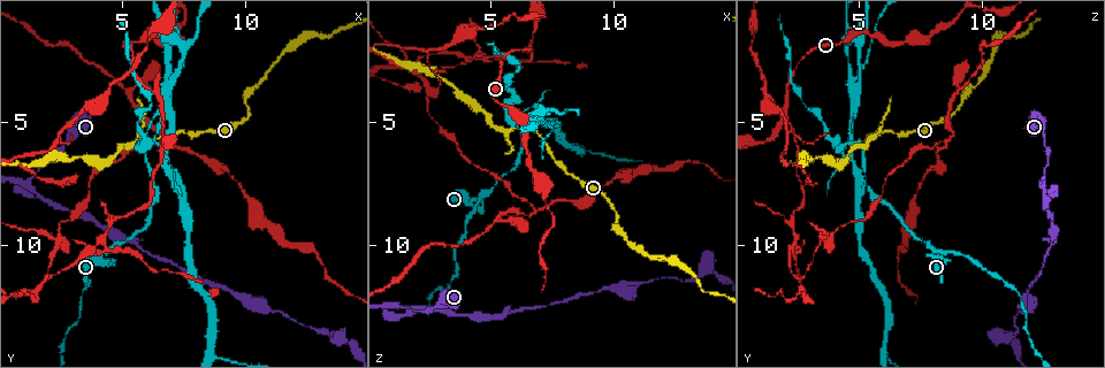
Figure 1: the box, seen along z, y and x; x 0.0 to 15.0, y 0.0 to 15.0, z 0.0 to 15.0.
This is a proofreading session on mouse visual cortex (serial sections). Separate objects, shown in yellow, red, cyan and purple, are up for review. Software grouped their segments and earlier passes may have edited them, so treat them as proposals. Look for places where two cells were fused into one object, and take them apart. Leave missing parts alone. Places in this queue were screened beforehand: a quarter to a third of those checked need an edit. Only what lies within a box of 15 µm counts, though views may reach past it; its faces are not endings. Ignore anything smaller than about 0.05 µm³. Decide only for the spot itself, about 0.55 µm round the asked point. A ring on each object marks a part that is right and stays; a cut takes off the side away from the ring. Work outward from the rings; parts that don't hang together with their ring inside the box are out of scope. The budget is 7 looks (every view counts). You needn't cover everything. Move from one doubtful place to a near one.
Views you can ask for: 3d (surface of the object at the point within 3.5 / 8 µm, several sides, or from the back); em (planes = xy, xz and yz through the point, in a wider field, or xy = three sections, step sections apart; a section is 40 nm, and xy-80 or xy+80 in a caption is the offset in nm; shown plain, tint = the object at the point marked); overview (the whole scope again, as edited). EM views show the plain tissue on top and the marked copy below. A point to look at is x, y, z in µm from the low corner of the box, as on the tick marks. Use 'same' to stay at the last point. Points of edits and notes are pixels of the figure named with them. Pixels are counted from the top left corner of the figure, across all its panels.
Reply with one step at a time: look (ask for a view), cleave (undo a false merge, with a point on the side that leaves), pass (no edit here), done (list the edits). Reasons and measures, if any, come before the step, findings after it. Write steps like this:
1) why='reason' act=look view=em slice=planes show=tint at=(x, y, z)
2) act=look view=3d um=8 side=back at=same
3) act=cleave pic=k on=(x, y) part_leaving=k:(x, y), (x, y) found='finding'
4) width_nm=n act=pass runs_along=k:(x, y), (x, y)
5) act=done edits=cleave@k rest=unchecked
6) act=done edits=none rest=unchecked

why='sharp bend' act=look view=3d um=8 at=(1.6, 8.1, 12.6)

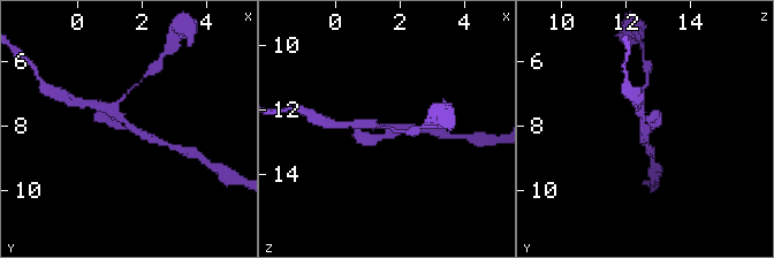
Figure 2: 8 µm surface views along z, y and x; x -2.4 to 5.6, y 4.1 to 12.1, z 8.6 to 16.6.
arms=3 arm_widths_nm=250,250,250 why='now the EM' act=look view=em slice=planes show=tint at=(1.7, 8.0, 12.5)

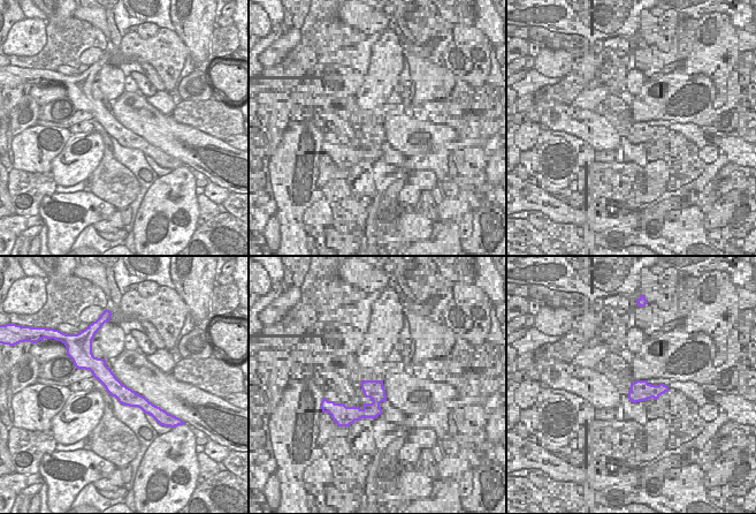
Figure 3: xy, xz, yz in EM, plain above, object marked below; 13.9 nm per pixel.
width_nm=240 act=pass runs_along=2:(120, 100), (116, 113), (160, 142) found='one cell here'

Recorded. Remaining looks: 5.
why='three-way junction' act=look view=em slice=xy step=2 show=tint at=(4.3, 10.4, 8.5)

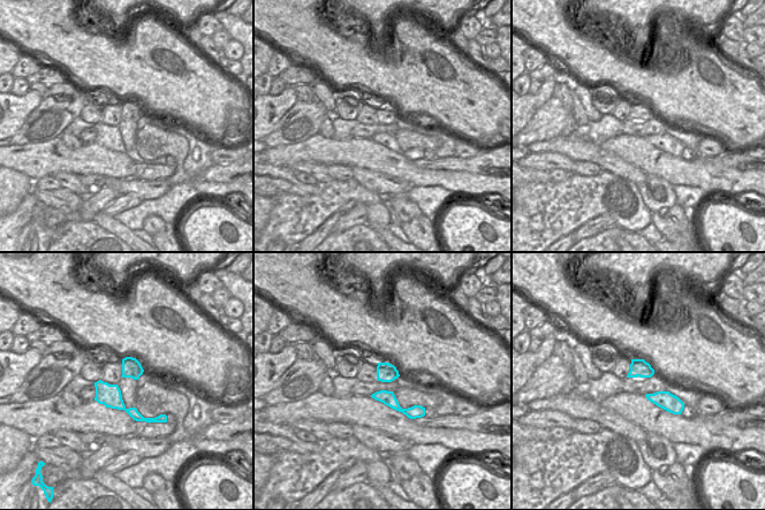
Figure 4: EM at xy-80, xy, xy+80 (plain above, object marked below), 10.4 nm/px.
act=look view=3d um=3.5 at=same

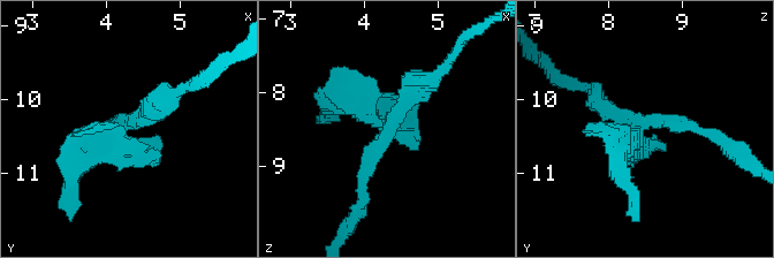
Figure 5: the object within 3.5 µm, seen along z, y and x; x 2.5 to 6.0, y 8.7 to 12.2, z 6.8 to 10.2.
act=pass found='all the same cell'

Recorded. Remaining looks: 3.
why='thick turns thin' act=look view=em slice=xy step=2 show=tint at=(6.9, 3.1, 5.0)

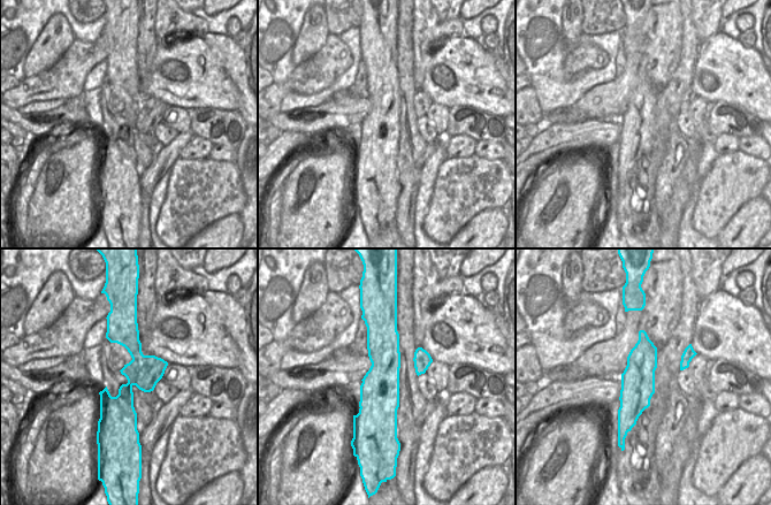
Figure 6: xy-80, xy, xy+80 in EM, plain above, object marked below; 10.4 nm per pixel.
why='wider look' act=look view=3d um=3.5 at=same

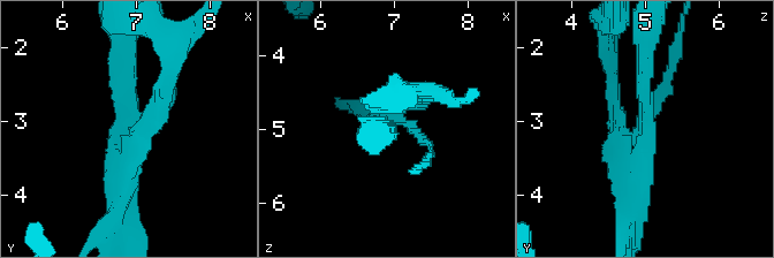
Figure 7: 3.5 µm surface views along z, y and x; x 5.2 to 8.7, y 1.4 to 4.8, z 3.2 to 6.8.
arm_widths_nm=100,250,300 act=pass runs_along=6:(380, 328), (383, 416), (394, 427) found='all the same cell'

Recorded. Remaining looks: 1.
act=done edits=none rest=unchecked

